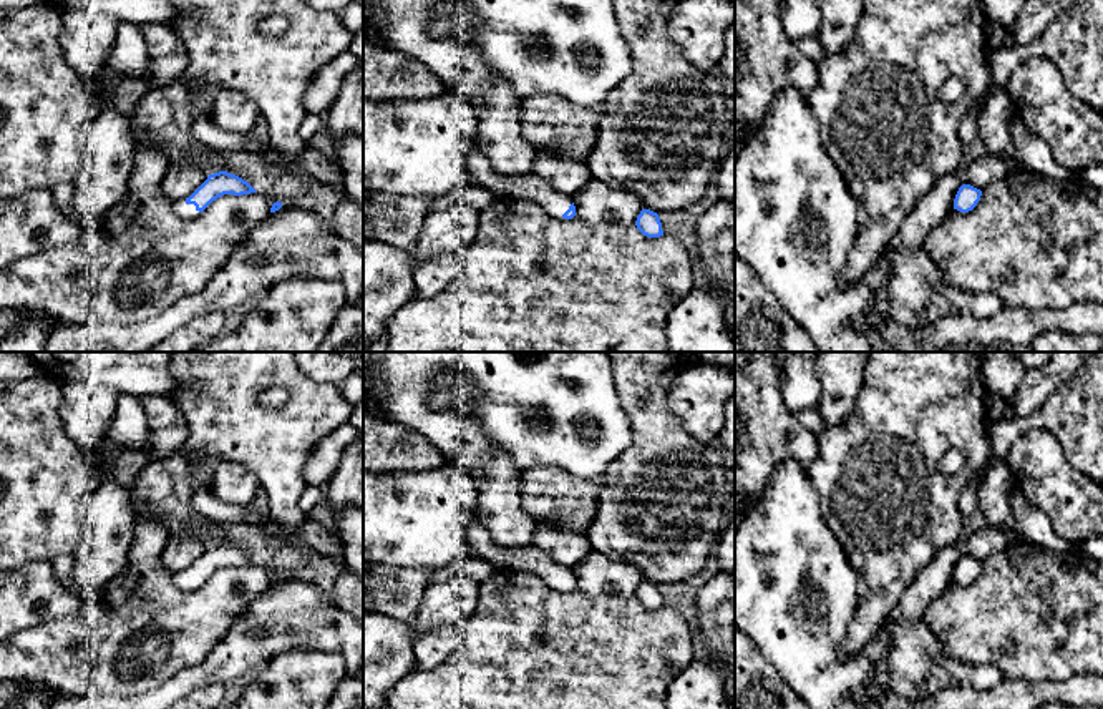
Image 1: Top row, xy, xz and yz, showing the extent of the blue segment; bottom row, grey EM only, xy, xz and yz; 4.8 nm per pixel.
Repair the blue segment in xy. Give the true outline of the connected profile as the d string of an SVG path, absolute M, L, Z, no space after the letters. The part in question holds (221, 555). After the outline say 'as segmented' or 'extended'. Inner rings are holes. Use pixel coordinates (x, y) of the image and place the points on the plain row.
M219 543L209 546L207 551L186 571L172 573L174 583L184 589L197 589L212 573L224 566L250 566L257 565L247 553L231 546L227 543Z; extended

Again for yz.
M962 556L955 566L954 581L960 584L969 584L977 578L977 575L980 573L980 568L982 568L980 561L970 556Z; as segmented

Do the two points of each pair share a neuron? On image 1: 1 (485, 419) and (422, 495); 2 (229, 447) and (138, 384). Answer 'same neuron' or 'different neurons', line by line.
1: same neuron
2: different neurons

